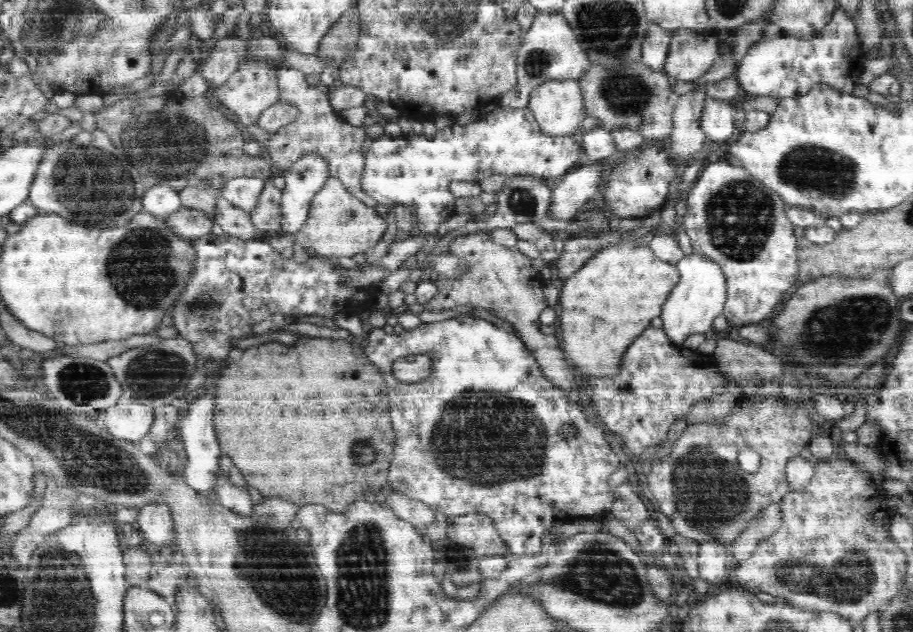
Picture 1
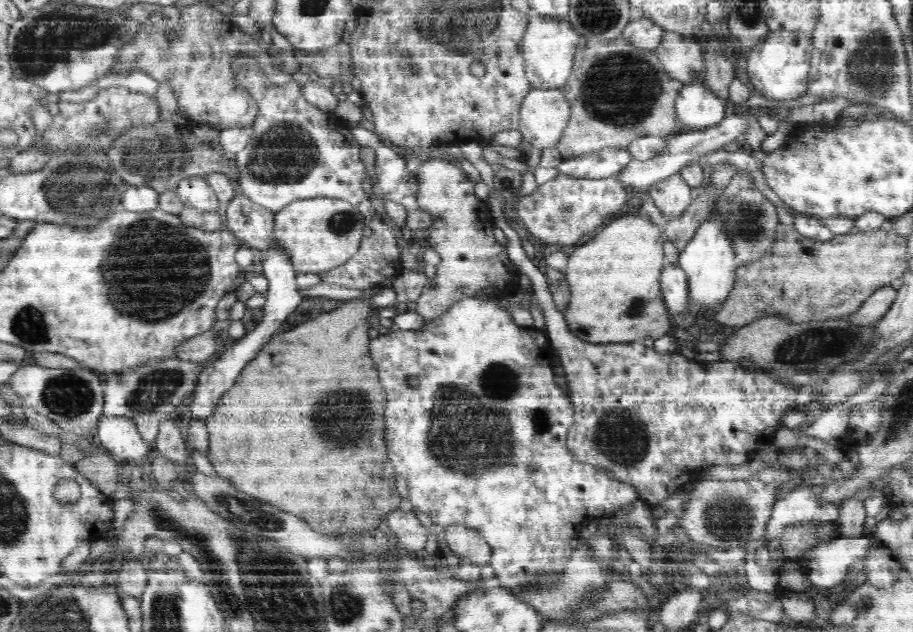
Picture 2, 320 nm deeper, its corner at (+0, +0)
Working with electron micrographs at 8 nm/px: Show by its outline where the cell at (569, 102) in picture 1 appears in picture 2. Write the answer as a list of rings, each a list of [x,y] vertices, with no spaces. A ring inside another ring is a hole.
[[[531,87],[519,110],[519,130],[523,142],[541,150],[556,147],[570,118],[570,103],[562,91]]]

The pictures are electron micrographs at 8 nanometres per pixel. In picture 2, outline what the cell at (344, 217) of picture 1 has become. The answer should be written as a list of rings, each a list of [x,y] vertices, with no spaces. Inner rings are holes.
[[[318,197],[290,202],[275,213],[275,246],[283,248],[294,270],[323,273],[346,264],[358,252],[364,225],[358,209],[338,198]]]

